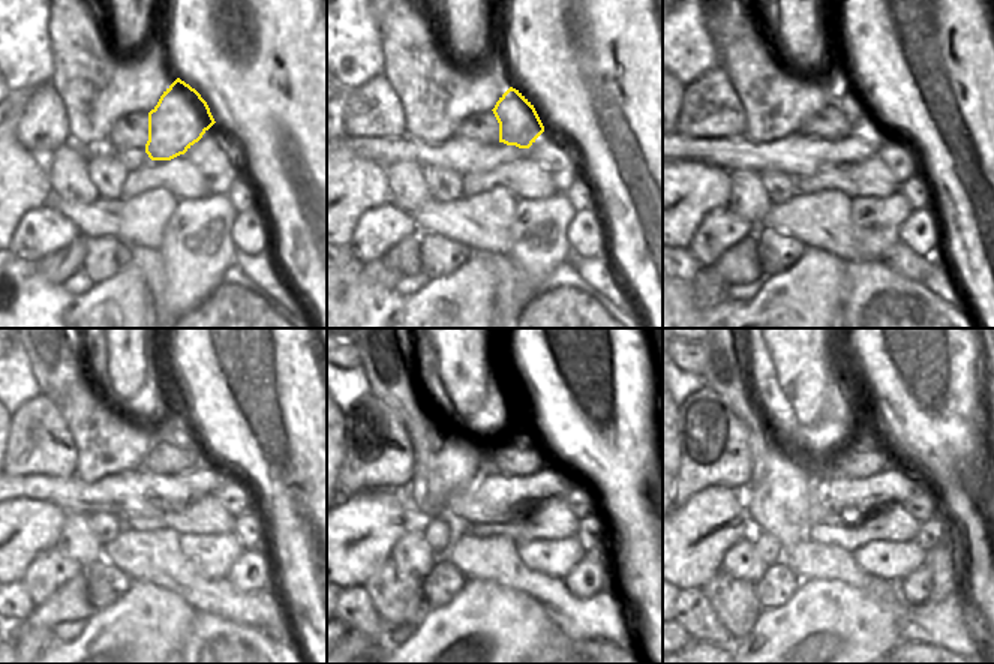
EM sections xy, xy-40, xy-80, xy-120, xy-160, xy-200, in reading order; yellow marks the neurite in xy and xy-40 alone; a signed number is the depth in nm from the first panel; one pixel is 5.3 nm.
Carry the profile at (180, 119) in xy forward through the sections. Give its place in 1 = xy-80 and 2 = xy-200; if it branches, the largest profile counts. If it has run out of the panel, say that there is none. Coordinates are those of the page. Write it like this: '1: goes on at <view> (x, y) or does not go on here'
1: goes on at xy-80 (849, 104)
2: goes on at xy-200 (858, 439)

